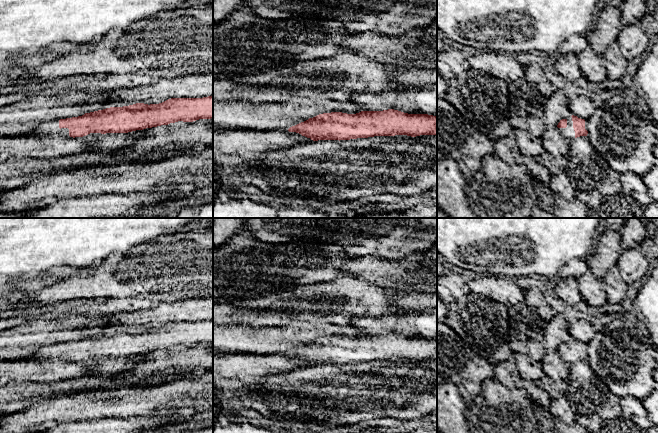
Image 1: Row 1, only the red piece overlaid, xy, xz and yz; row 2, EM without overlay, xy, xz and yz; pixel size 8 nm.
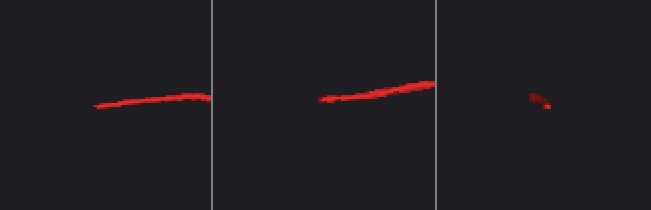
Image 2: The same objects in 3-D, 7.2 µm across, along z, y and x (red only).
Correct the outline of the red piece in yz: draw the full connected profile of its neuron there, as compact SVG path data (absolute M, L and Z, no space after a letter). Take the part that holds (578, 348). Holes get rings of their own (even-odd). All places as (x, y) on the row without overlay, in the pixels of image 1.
M574 339L569 343L560 344L557 351L568 365L580 360L587 360L588 358L585 353L585 344Z

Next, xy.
M213 320L171 322L159 328L136 327L110 331L82 340L44 346L26 359L83 361L90 357L128 357L168 349L213 342Z

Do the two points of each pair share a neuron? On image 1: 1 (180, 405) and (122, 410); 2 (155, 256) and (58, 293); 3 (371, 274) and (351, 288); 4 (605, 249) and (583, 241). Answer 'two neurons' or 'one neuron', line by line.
1: one neuron
2: one neuron
3: two neurons
4: two neurons

